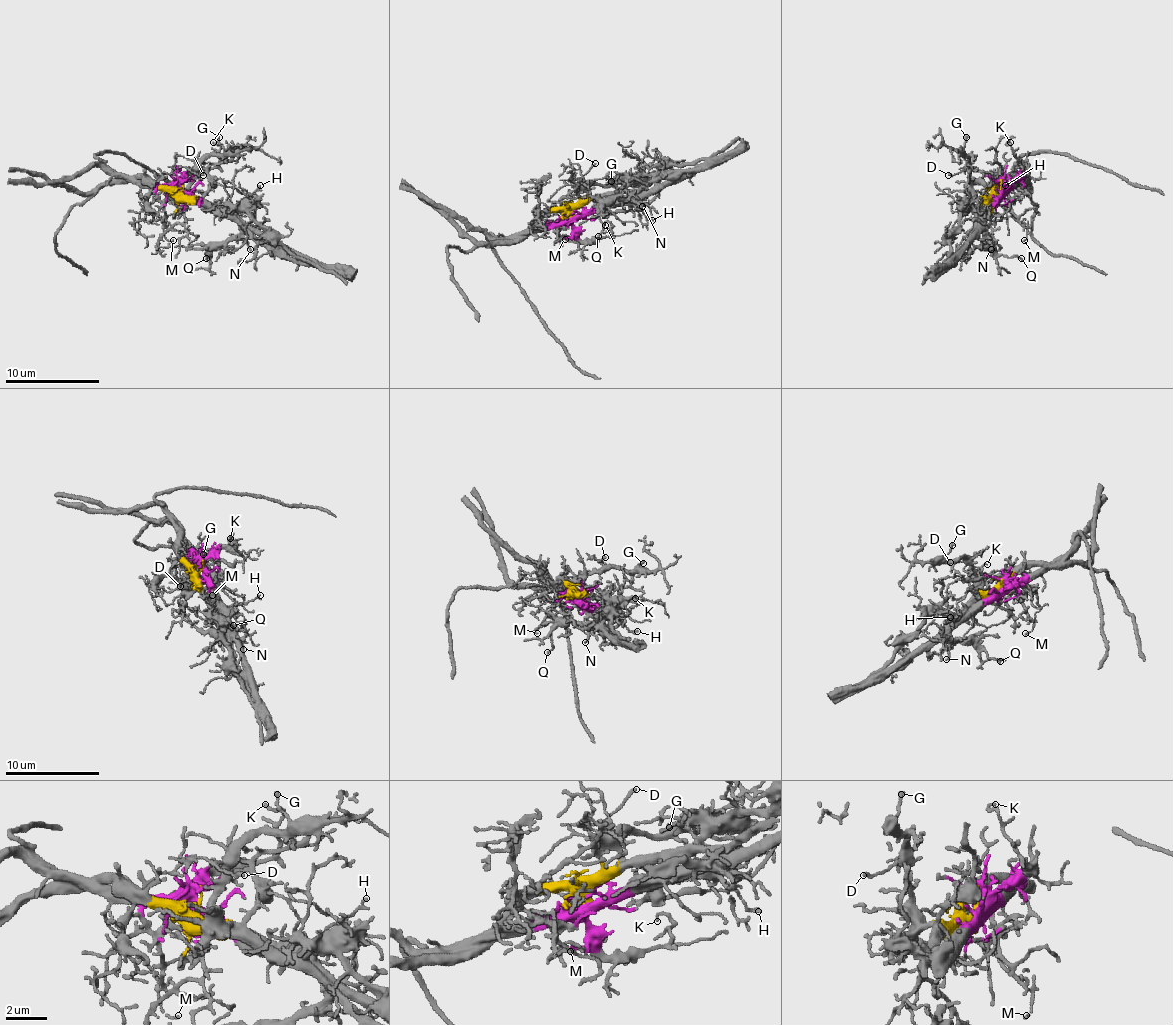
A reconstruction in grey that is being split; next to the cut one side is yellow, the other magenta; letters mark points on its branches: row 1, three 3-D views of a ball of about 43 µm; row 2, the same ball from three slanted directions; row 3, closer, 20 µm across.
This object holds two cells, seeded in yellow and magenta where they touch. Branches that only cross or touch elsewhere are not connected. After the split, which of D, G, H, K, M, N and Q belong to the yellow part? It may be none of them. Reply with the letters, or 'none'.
D, G

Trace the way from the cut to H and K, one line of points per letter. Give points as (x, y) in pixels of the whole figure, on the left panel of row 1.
H: (180, 188), (192, 198), (234, 207), (260, 186)
K: (180, 188), (183, 179), (190, 172), (206, 172), (218, 162), (220, 146), (213, 141)

